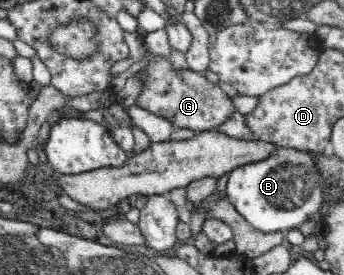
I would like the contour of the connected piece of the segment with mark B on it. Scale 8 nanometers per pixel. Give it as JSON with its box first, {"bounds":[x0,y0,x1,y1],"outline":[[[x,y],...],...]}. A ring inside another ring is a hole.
{"bounds":[226,147,325,232],"outline":[[[279,147],[269,158],[239,166],[229,173],[226,198],[246,222],[261,232],[299,228],[306,219],[317,218],[325,204],[324,179],[315,162],[307,151]]]}

